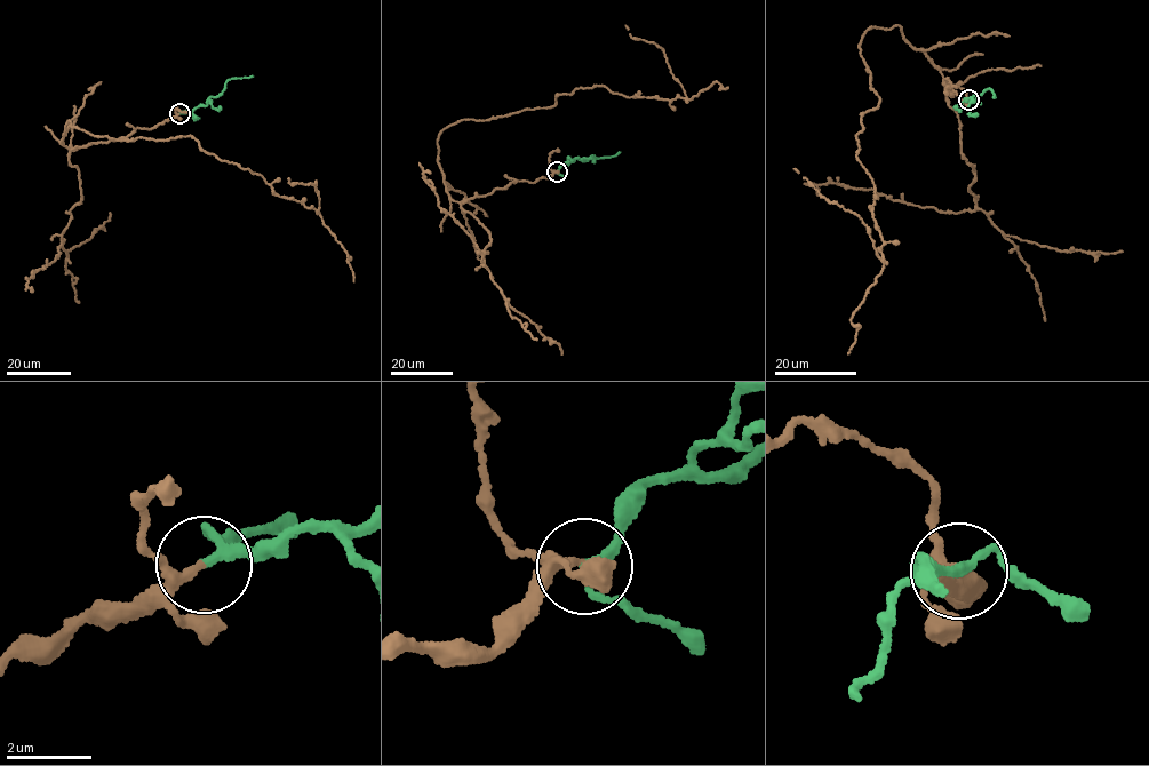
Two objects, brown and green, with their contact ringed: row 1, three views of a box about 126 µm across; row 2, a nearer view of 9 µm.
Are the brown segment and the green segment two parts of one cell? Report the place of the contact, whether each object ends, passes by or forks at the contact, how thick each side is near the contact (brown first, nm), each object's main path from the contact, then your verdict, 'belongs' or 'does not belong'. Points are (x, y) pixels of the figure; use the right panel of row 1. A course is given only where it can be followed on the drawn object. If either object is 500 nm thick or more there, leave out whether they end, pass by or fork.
place (968, 100); brown passes by; green passes by; calibres 160 and 200 nm; course brown (968, 100), (898, 24), (866, 31), (859, 47), (880, 98), (856, 156), (882, 260), (862, 220), (794, 168); course green (968, 100), (974, 96), (979, 100), (978, 95), (991, 89), (994, 98); belongs

